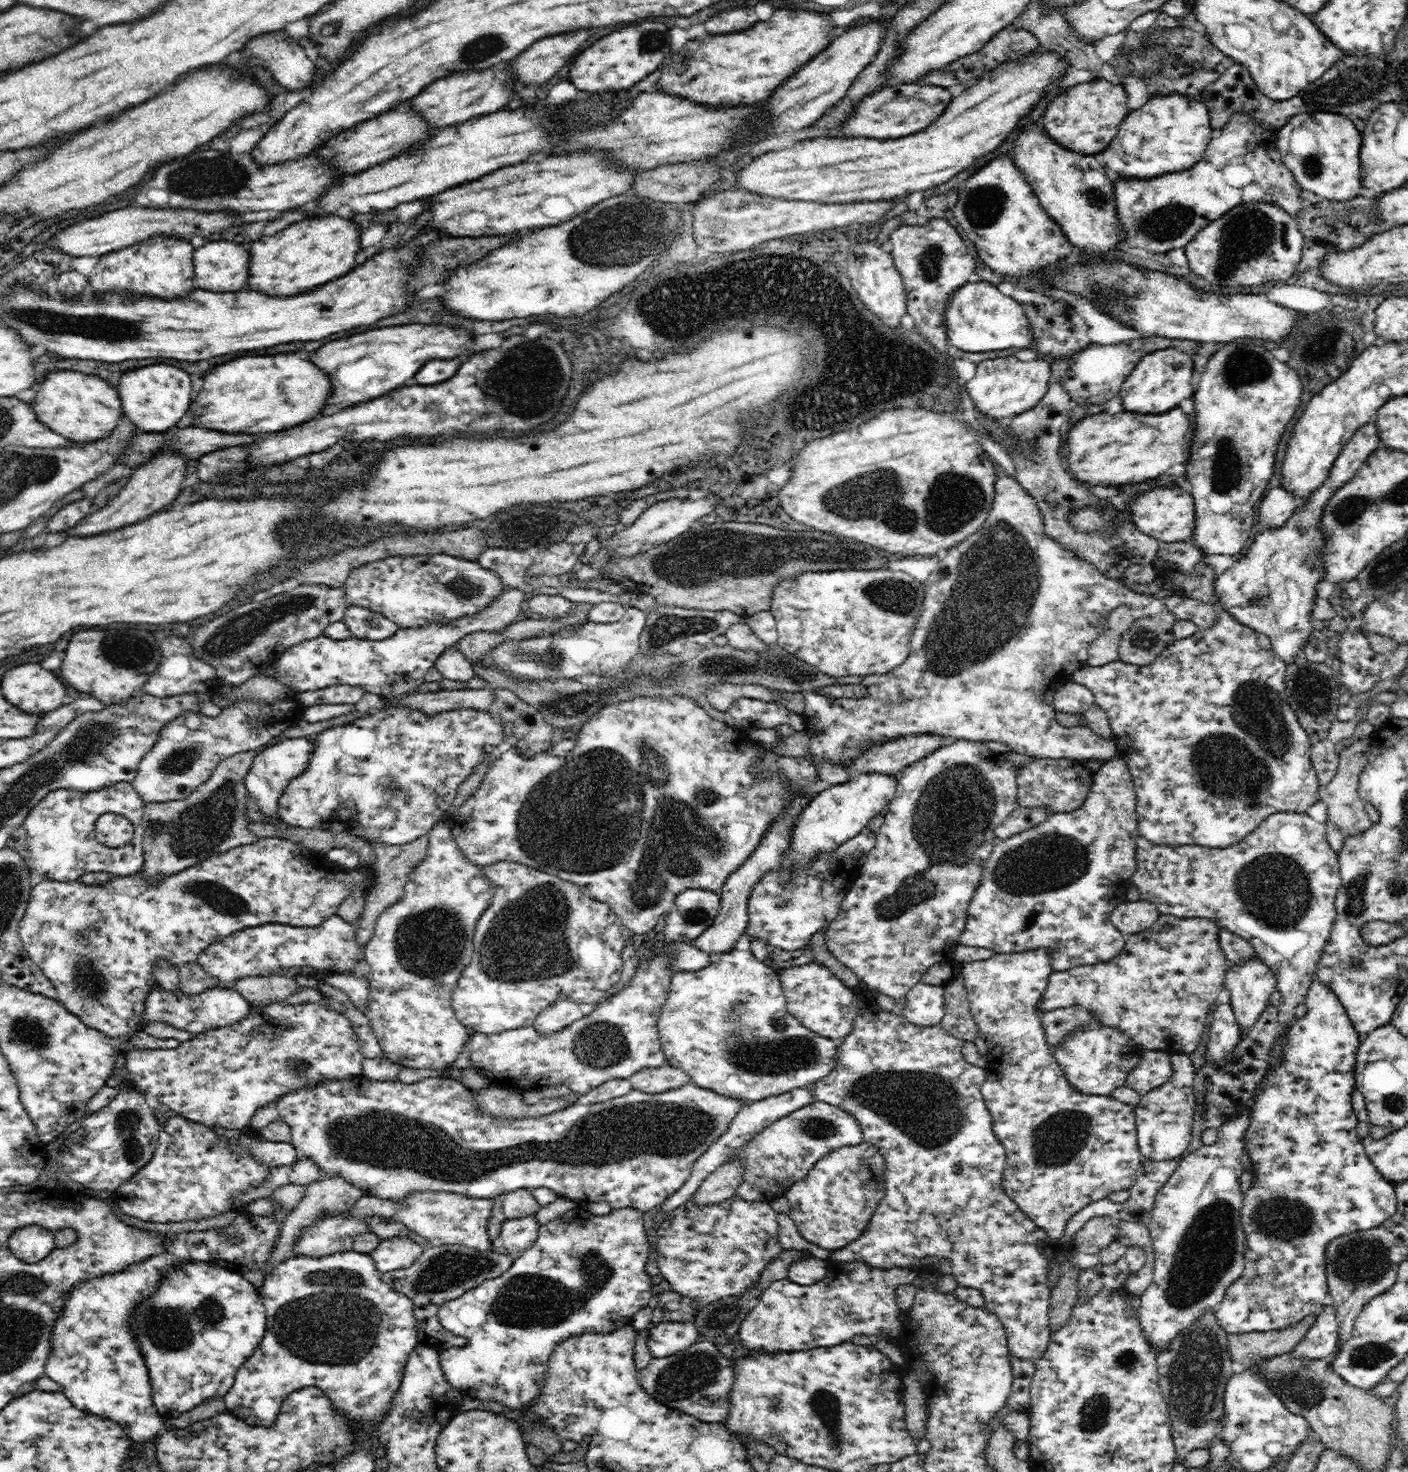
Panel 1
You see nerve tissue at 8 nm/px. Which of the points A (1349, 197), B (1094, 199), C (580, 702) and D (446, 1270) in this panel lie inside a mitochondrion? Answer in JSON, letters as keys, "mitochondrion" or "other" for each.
{"A":"other","B":"mitochondrion","C":"mitochondrion","D":"mitochondrion"}

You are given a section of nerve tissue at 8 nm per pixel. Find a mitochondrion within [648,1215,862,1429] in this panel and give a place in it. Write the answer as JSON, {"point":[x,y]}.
{"point":[688,1376]}

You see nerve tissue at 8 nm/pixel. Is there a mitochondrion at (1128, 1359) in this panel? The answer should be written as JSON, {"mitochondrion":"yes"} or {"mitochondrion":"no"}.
{"mitochondrion":"yes"}

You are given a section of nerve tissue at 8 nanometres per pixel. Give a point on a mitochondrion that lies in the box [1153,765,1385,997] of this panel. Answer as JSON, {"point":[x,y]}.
{"point":[1275,889]}

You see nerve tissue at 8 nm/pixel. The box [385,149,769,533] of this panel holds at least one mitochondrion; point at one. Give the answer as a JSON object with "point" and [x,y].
{"point":[602,238]}

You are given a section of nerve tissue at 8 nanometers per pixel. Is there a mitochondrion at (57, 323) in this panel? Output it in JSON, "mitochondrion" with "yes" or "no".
{"mitochondrion":"yes"}

